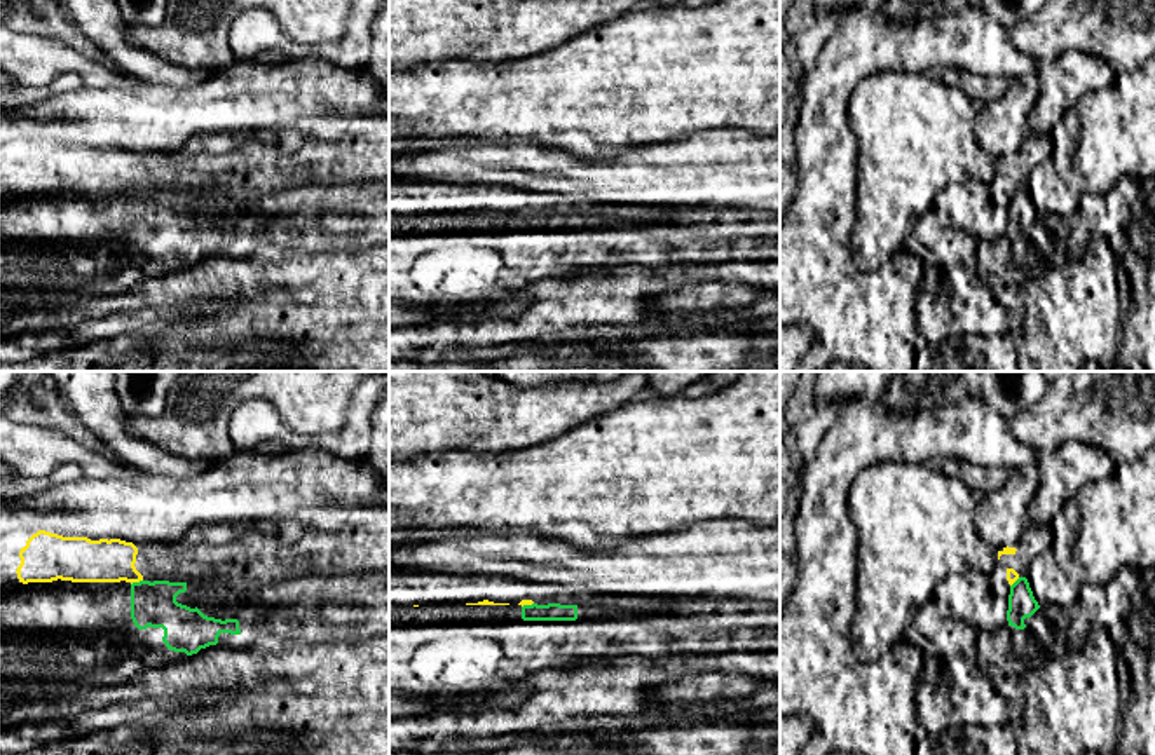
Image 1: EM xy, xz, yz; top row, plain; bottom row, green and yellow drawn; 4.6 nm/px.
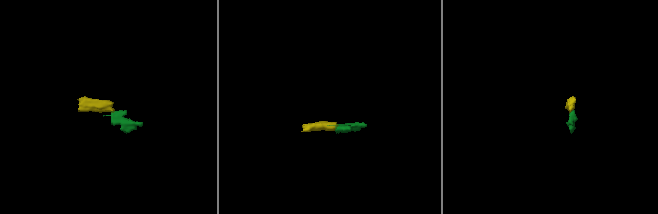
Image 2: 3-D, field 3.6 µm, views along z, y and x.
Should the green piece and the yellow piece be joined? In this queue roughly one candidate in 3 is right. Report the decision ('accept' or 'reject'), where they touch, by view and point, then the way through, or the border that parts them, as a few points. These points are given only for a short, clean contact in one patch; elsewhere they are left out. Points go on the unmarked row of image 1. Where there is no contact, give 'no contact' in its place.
reject; meets green in xy at (136, 192); border along xy (142, 189), (131, 194)

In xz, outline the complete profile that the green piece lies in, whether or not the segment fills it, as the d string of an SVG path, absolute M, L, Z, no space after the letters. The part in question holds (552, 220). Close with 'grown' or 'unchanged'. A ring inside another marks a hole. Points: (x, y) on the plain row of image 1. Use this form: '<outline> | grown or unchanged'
M523 214L522 216L523 230L576 230L578 228L578 214Z | unchanged

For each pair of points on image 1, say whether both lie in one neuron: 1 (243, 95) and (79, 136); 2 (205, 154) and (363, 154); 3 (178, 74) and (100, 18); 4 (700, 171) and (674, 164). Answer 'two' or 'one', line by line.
1: one
2: one
3: one
4: two

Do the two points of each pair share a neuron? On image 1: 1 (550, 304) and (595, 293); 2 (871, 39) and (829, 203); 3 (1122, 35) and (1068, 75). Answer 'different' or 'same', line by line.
1: same
2: same
3: different

